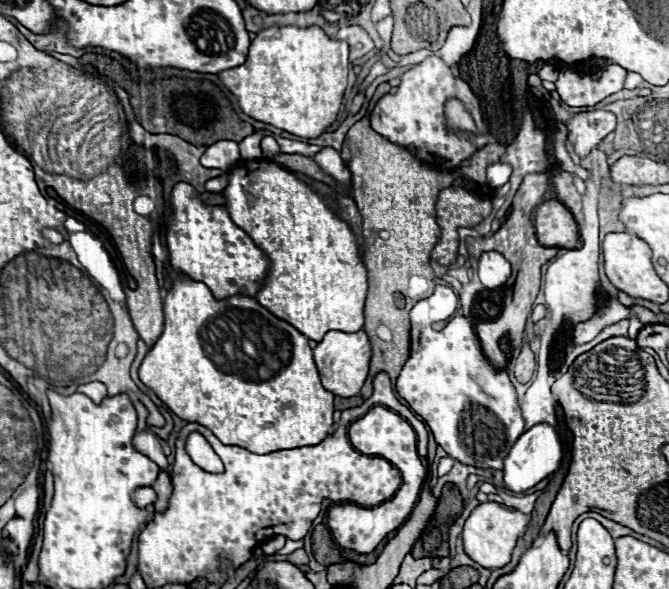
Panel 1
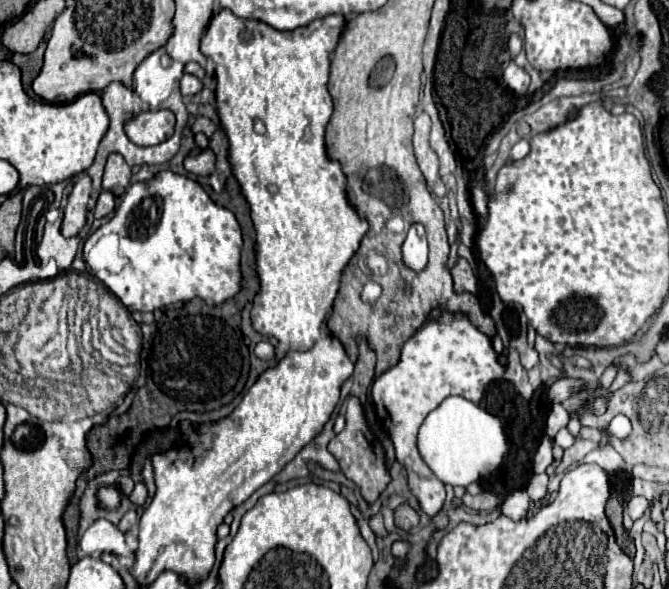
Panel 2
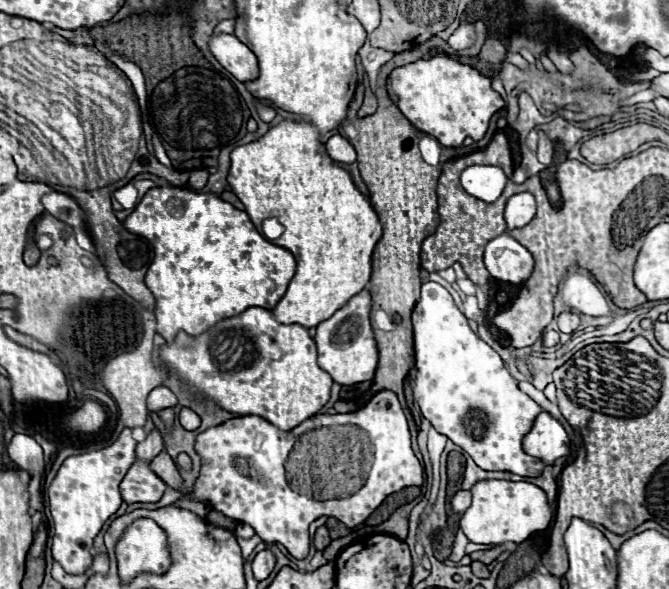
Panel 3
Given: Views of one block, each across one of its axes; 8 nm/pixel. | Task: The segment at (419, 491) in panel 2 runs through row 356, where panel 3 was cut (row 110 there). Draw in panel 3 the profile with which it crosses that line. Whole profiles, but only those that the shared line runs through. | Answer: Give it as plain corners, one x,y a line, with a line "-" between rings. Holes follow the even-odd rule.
440,52
428,60
416,60
412,64
396,68
392,74
392,90
398,96
396,106
410,120
410,124
434,138
440,146
460,146
464,138
480,140
490,124
492,114
504,108
504,100
492,90
492,80
482,76
472,66
452,60

